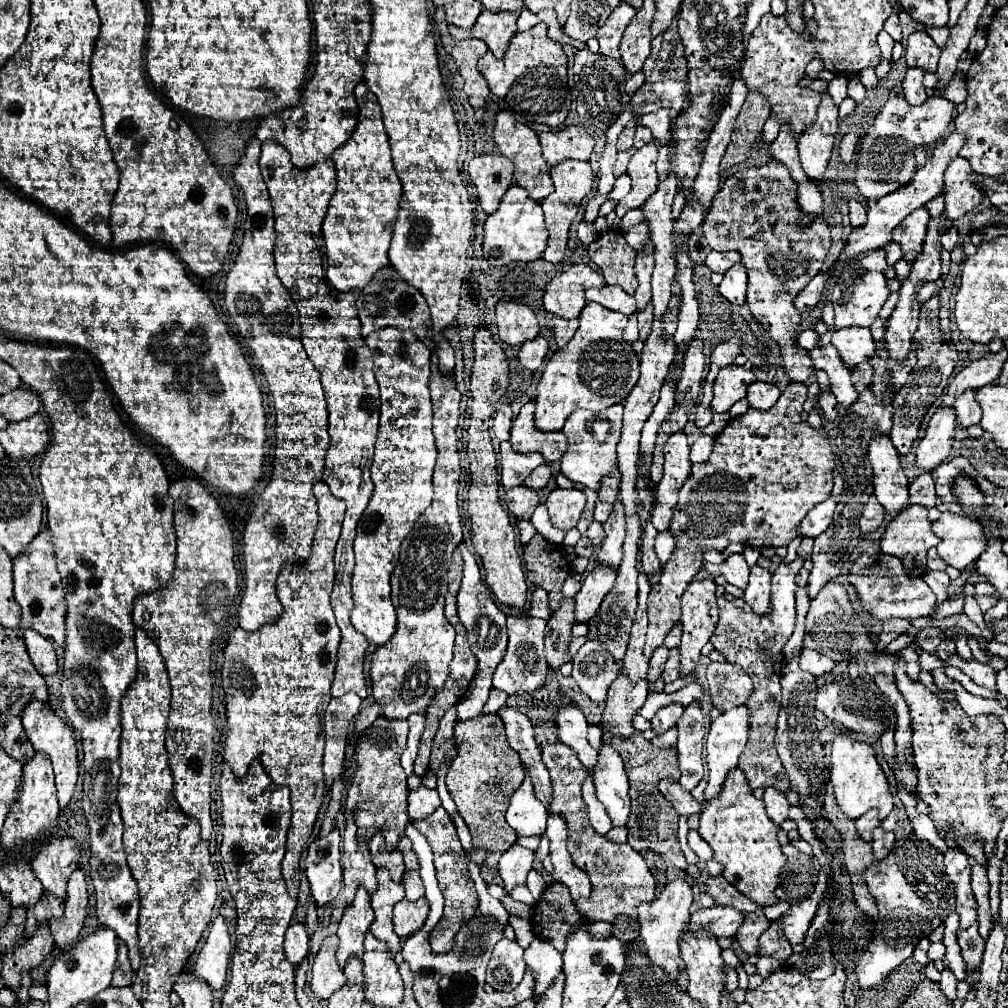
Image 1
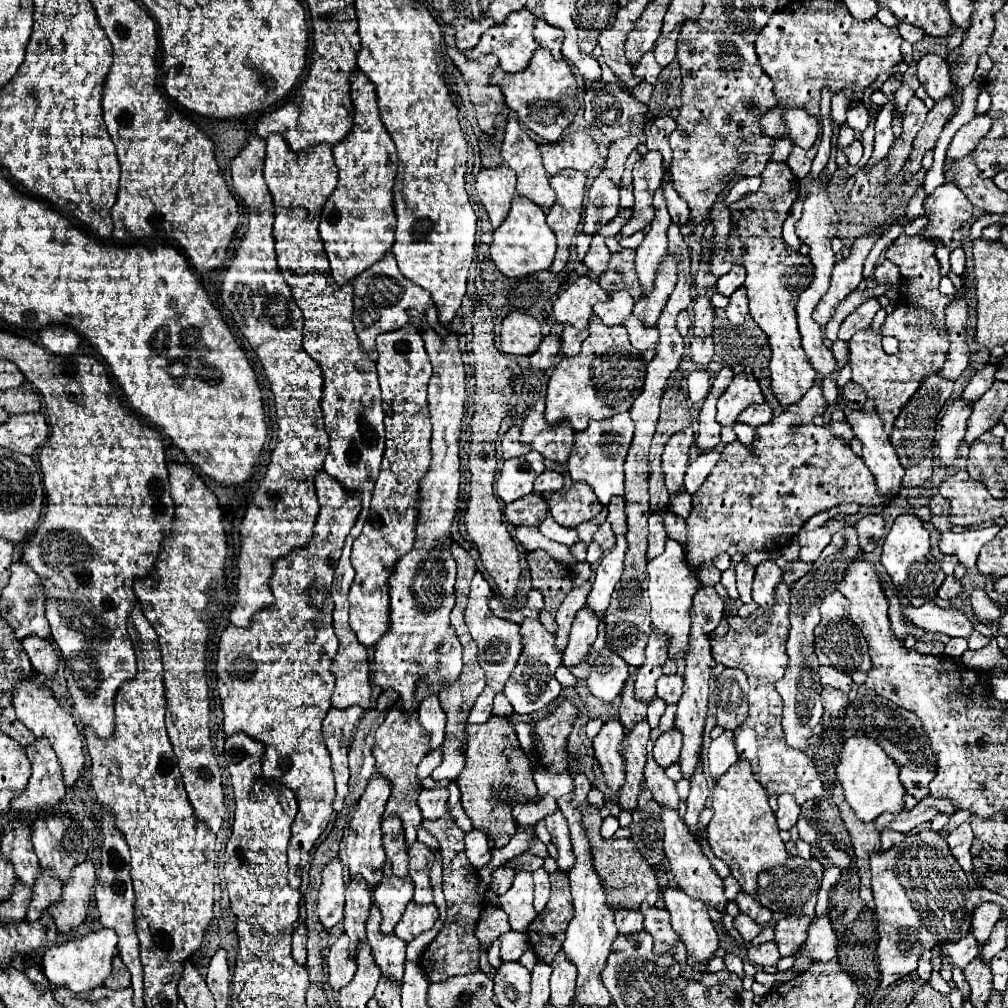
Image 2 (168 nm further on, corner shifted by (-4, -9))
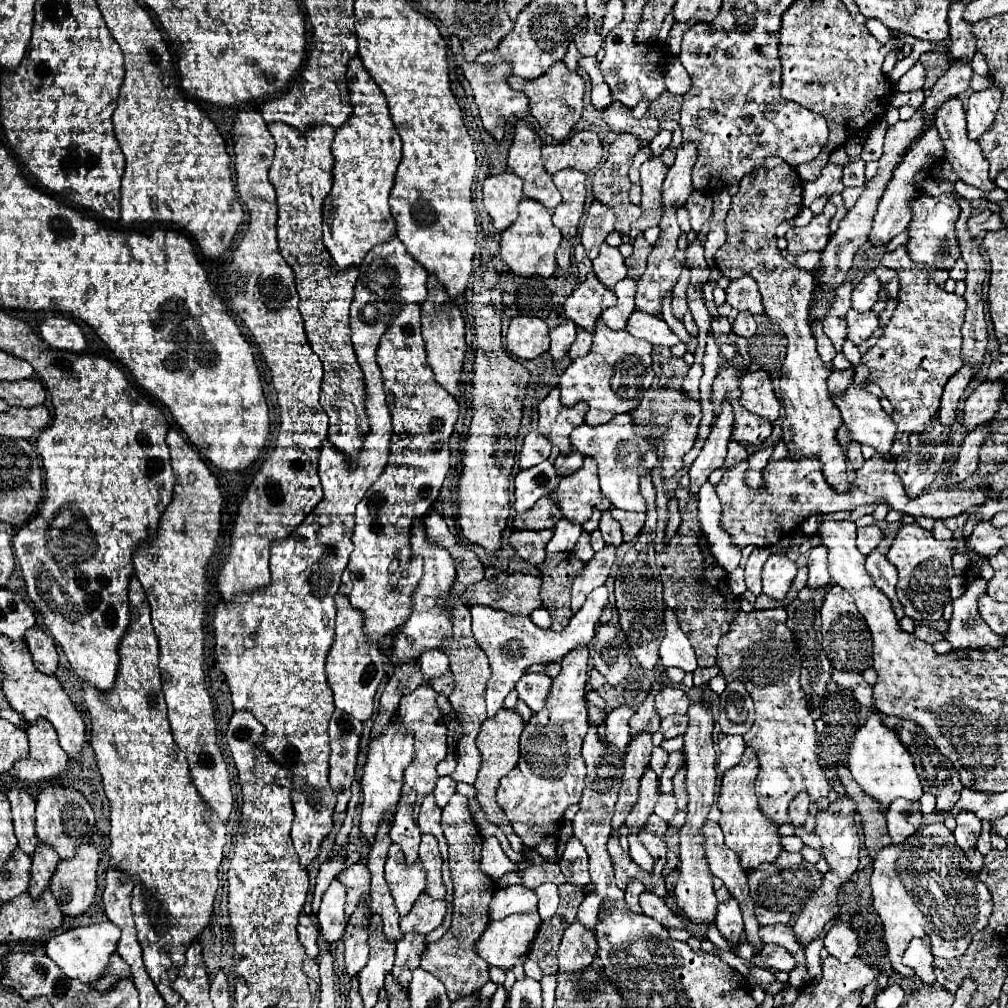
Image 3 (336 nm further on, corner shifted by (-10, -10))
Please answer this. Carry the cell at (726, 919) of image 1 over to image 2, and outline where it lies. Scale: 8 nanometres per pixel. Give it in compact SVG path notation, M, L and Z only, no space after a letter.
M746 914L736 916L736 918L734 918L734 926L740 930L740 934L744 936L744 940L746 940L746 942L750 942L752 938L756 938L756 936L764 930L764 926L756 924L756 922L754 922L754 920L750 920Z

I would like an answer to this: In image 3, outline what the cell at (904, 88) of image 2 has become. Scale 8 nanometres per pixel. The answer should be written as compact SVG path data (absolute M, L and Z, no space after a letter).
M918 61L912 69L908 69L908 71L896 81L896 91L908 93L908 91L922 89L922 85L924 85L924 67L922 67L922 63Z

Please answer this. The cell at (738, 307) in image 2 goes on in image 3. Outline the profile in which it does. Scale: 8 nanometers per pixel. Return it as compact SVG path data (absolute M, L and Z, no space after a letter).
M740 311L732 323L732 331L740 337L752 337L756 331L756 321L752 317L752 313L748 311Z

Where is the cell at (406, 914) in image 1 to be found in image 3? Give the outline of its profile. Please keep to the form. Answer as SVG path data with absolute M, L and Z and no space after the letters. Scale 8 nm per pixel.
M422 893L412 911L400 919L400 931L402 933L430 933L442 925L442 919L446 915L446 901L438 901Z

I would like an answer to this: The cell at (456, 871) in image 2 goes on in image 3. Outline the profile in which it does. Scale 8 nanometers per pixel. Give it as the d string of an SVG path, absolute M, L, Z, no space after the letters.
M454 793L448 805L442 809L442 831L450 847L448 849L450 851L450 877L454 883L452 927L446 931L446 935L440 941L426 947L420 967L430 971L434 977L438 977L448 991L448 999L456 1001L456 999L462 999L480 991L480 987L490 979L488 963L478 955L476 941L480 941L480 935L484 933L486 923L490 921L488 905L496 891L496 883L480 871L482 837L472 821L472 815L468 811L468 799L464 795Z

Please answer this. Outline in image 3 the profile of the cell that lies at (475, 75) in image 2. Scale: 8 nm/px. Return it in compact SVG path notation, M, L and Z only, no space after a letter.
M458 37L450 39L450 51L454 55L454 61L460 65L460 69L464 71L464 77L470 81L472 91L474 91L474 99L476 105L480 109L480 117L484 123L484 129L494 137L494 139L502 139L504 137L504 123L510 115L514 113L522 113L528 109L528 97L524 97L524 93L514 91L508 83L506 77L512 73L512 65L508 63L496 63L496 65L480 65L480 63L468 63L462 55L462 45L458 41Z

